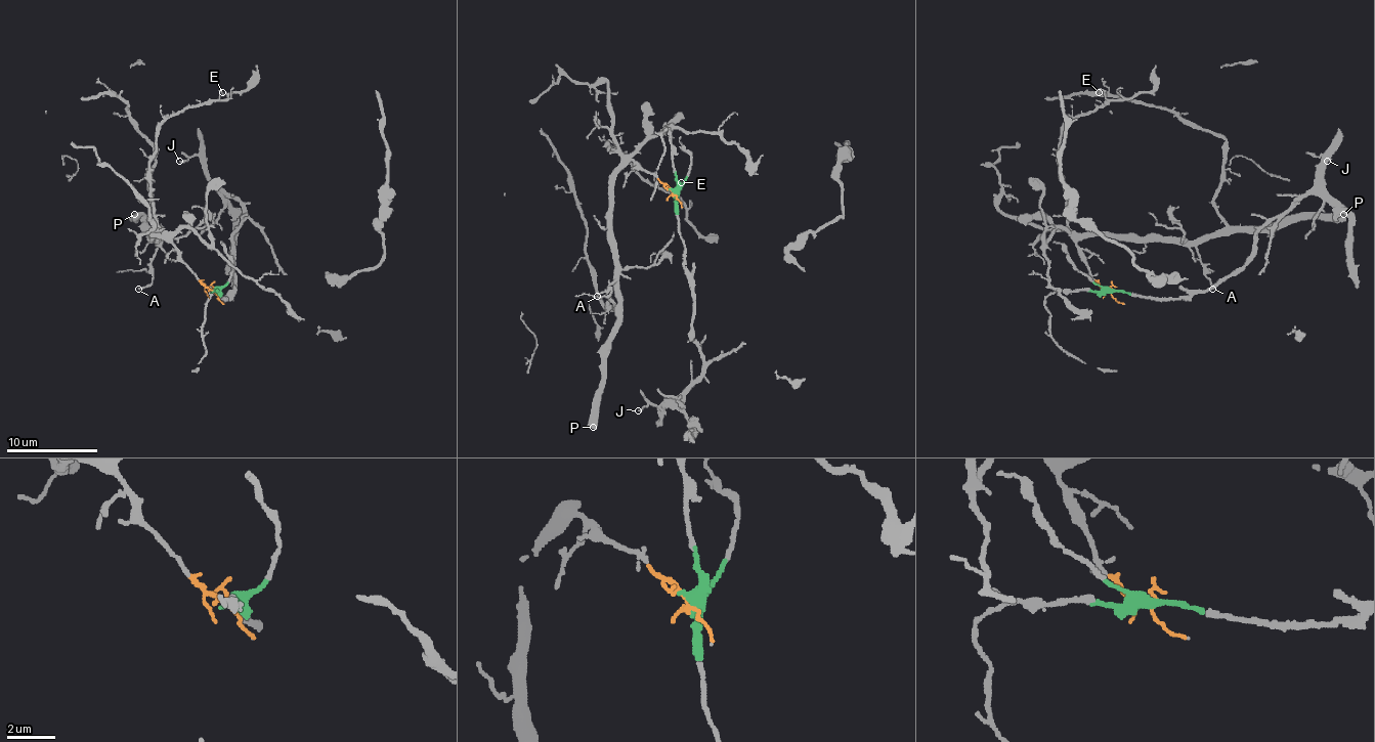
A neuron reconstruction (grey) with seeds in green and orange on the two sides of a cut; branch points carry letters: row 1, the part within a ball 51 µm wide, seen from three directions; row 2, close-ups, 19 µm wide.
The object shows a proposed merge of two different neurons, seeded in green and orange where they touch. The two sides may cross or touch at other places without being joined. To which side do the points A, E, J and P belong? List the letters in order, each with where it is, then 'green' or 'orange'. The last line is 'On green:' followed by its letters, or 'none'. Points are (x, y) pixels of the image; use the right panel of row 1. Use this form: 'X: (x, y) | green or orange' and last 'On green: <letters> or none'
A: (1212, 289) | orange
E: (1099, 92) | orange
J: (1327, 161) | green
P: (1343, 214) | orange
On green: J

